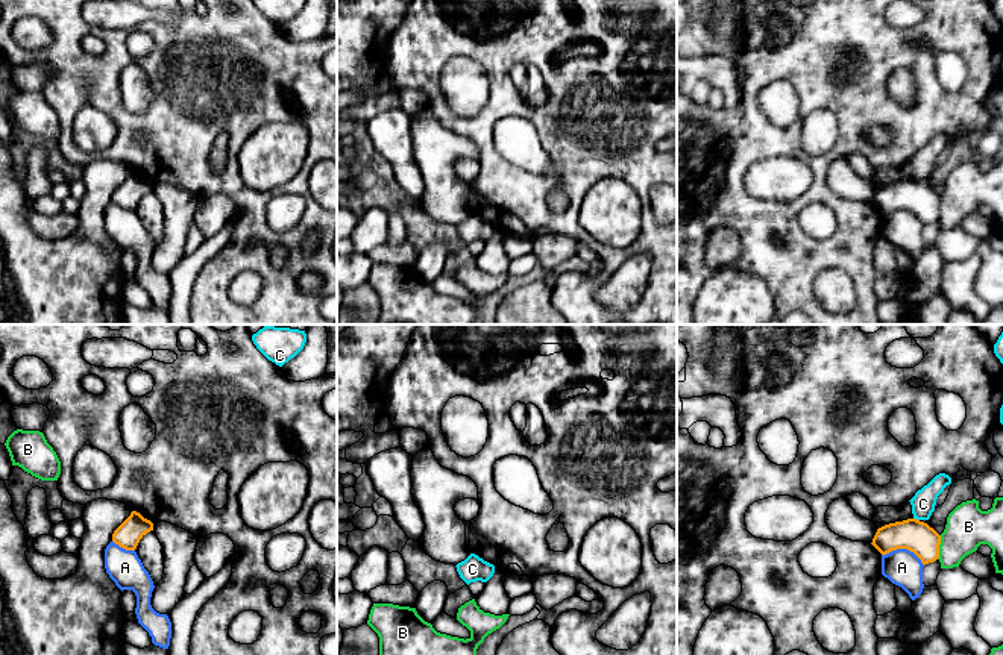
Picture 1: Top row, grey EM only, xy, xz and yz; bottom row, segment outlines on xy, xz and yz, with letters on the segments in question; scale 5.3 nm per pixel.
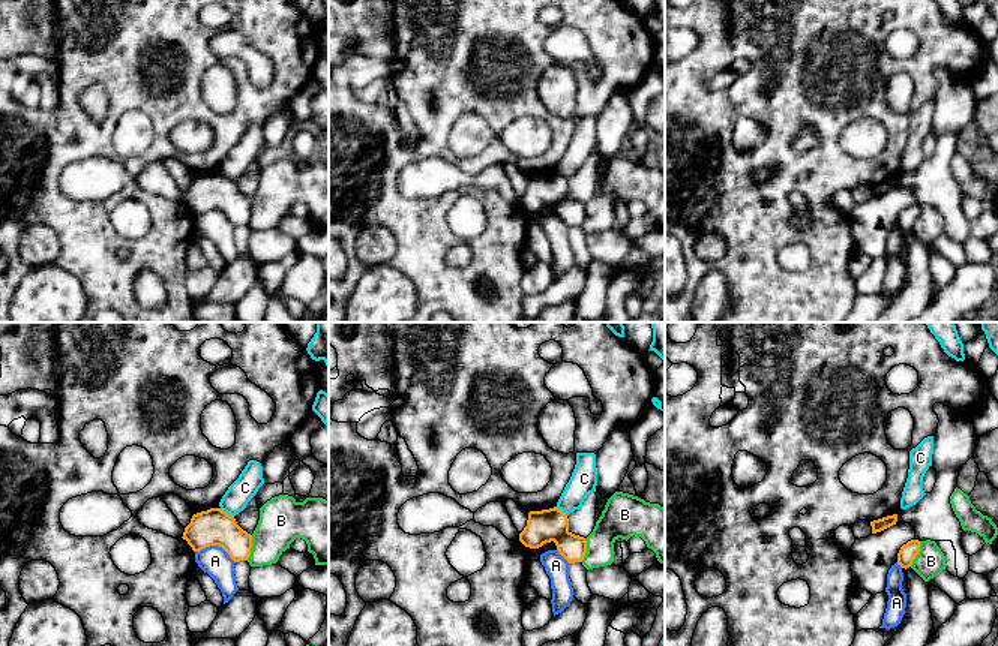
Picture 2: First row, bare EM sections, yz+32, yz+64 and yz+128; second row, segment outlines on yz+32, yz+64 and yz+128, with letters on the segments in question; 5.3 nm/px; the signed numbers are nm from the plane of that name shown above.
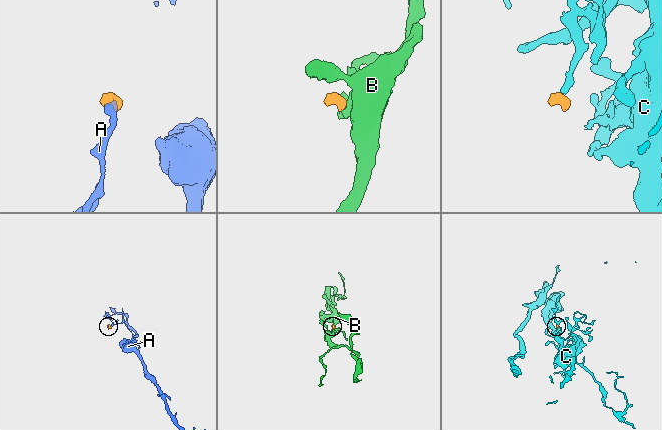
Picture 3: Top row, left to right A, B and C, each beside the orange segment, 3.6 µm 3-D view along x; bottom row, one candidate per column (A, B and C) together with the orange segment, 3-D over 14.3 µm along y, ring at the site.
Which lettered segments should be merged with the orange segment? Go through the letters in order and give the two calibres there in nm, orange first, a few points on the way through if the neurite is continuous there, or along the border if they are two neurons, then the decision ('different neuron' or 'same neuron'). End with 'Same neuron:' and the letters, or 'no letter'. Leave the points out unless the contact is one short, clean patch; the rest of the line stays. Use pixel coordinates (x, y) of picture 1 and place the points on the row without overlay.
A: 170/190 nm | along yz (882, 214), (909, 209), (924, 225) | different neuron
B: 170/220 nm | along yz (941, 196), (936, 219) | different neuron
C: 170/130 nm | along yz (914, 178), (918, 181) | different neuron
Same neuron: no letter

